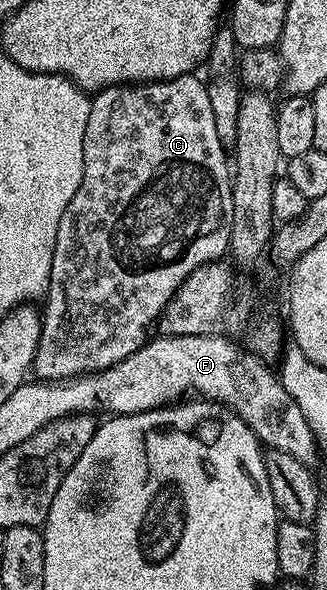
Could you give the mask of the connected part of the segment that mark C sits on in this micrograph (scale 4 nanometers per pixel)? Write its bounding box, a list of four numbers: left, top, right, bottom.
[32,74,233,381]

